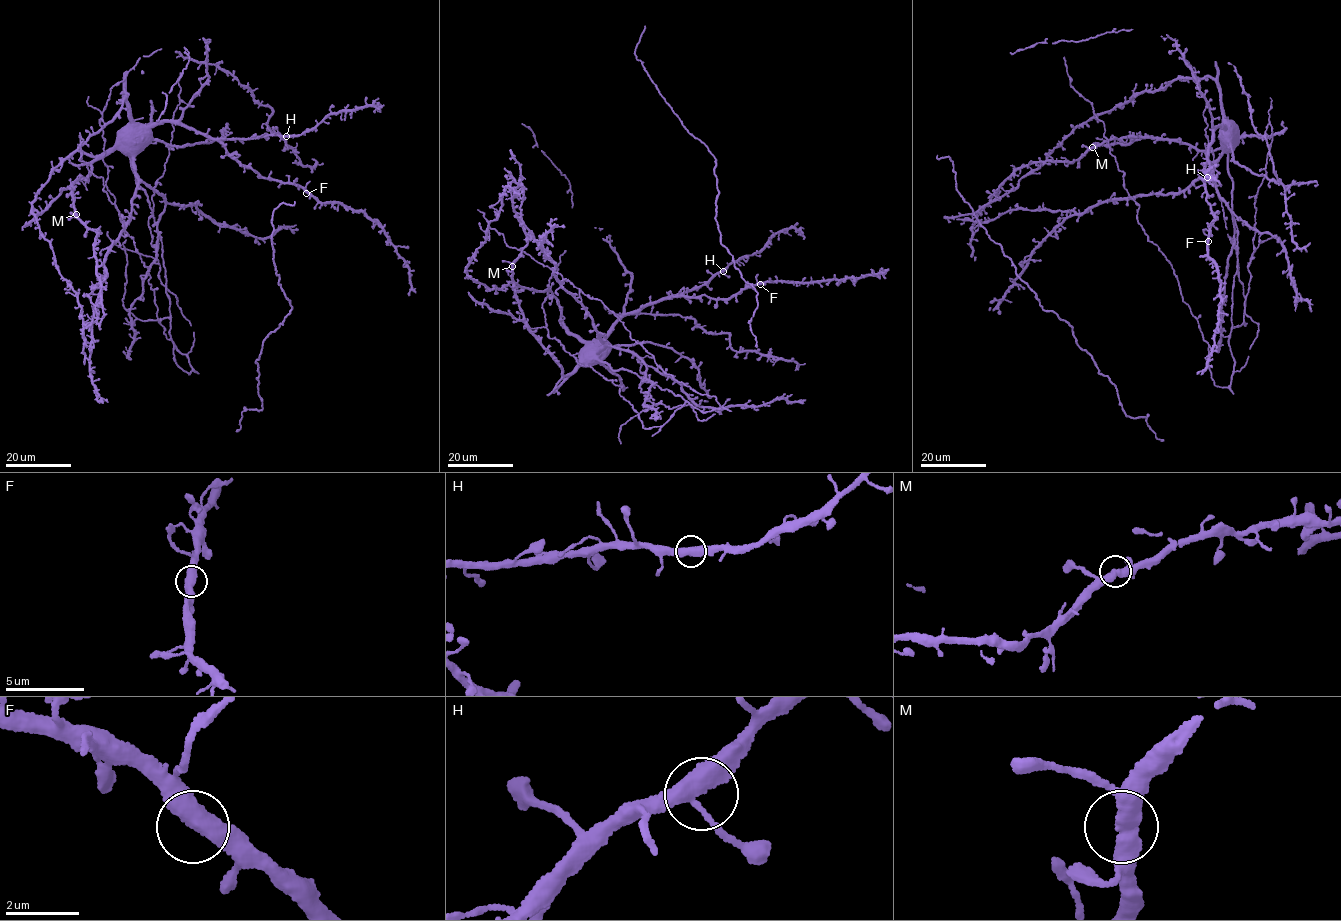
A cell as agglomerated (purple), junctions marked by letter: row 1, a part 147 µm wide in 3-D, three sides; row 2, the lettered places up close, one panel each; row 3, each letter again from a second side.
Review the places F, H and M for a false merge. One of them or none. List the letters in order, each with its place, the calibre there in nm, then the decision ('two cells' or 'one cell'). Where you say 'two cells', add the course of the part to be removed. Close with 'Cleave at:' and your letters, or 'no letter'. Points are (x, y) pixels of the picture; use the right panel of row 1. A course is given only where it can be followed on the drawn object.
F: place (1208, 241); calibre 480 nm; one cell
H: place (1207, 177); calibre 400 nm; one cell
M: place (1092, 147); calibre 480 nm; one cell
Cleave at: no letter

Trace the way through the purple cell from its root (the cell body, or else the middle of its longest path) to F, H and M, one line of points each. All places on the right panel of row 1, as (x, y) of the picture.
F: (1232, 305), (1238, 231), (1225, 130), (1220, 126), (1203, 172), (1215, 219), (1208, 241)
H: (1232, 305), (1238, 231), (1232, 216), (1225, 130), (1220, 126), (1209, 150), (1213, 170), (1207, 177)
M: (1232, 305), (1238, 231), (1227, 149), (1231, 142), (1201, 151), (1178, 142), (1126, 137), (1093, 147)

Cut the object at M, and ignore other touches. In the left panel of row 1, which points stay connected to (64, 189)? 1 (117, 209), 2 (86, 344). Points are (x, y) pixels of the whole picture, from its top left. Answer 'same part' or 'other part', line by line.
1: same part
2: same part

